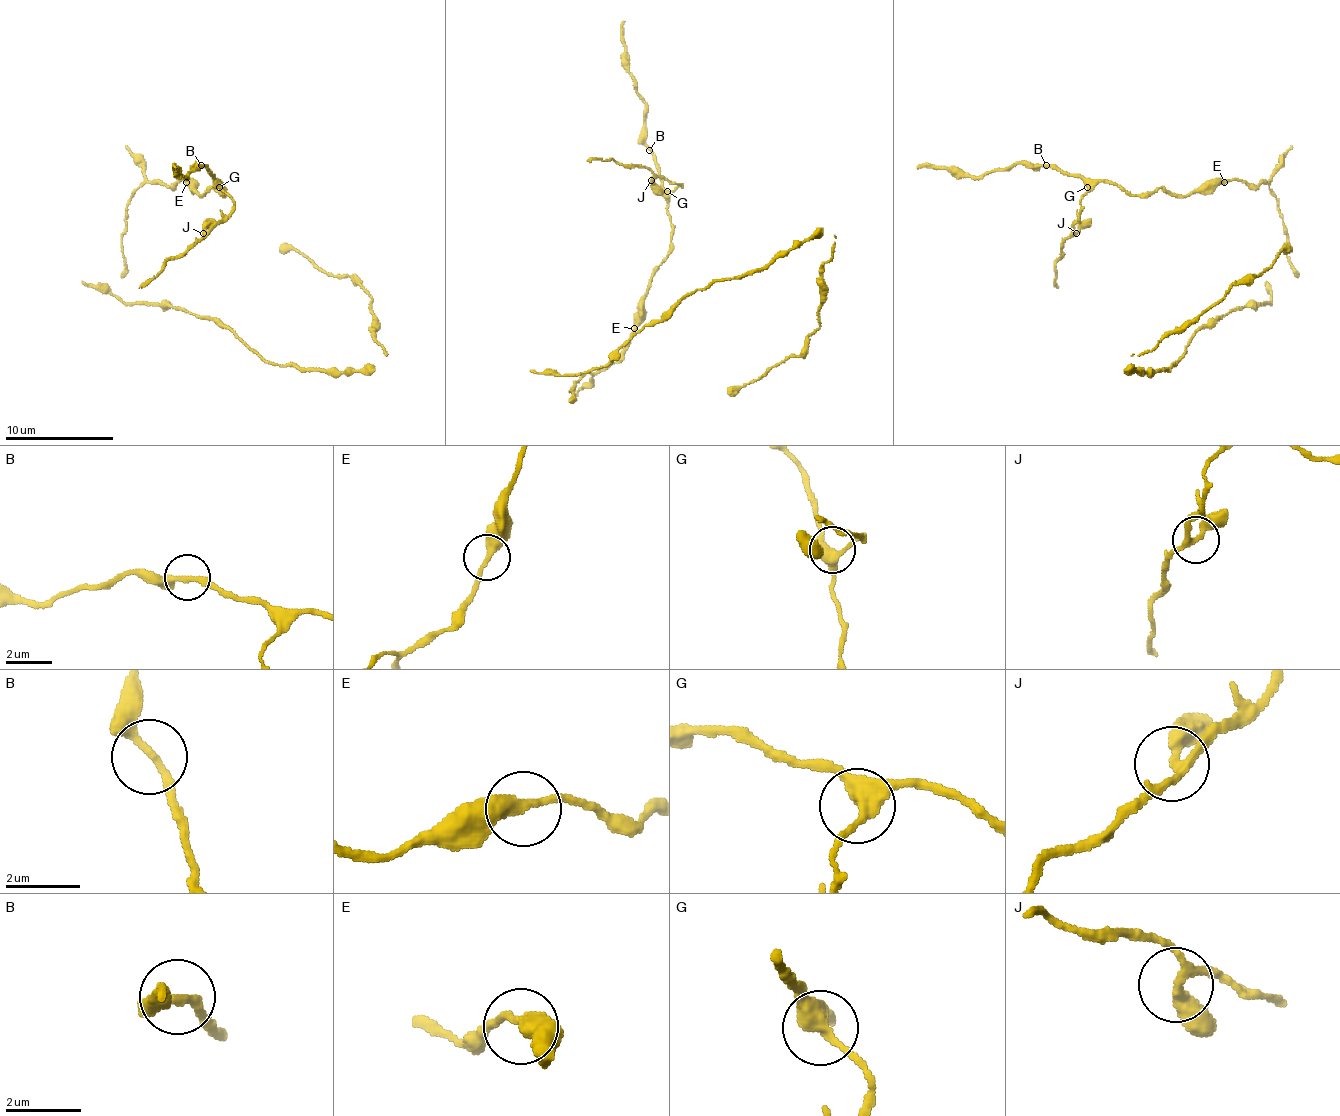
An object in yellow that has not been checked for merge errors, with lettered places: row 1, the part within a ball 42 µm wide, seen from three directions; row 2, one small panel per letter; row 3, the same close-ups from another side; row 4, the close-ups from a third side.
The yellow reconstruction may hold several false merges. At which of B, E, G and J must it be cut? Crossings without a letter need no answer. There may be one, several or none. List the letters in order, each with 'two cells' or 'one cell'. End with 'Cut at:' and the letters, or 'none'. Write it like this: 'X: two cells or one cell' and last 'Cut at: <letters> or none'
B: one cell
E: one cell
G: one cell
J: one cell
Cut at: none

